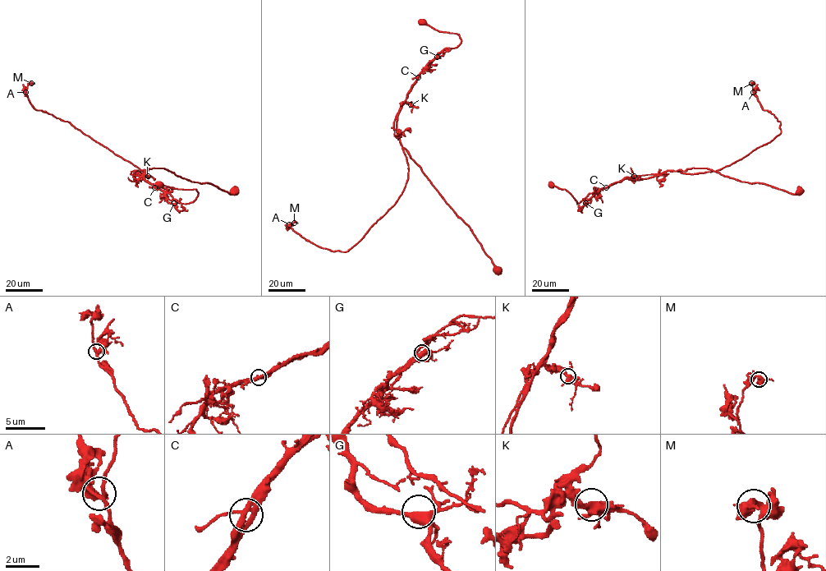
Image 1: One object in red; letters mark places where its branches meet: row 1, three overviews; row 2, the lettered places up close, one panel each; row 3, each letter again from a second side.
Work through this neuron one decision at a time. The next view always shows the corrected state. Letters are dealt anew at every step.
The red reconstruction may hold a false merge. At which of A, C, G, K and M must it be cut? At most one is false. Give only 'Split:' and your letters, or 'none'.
Split: C

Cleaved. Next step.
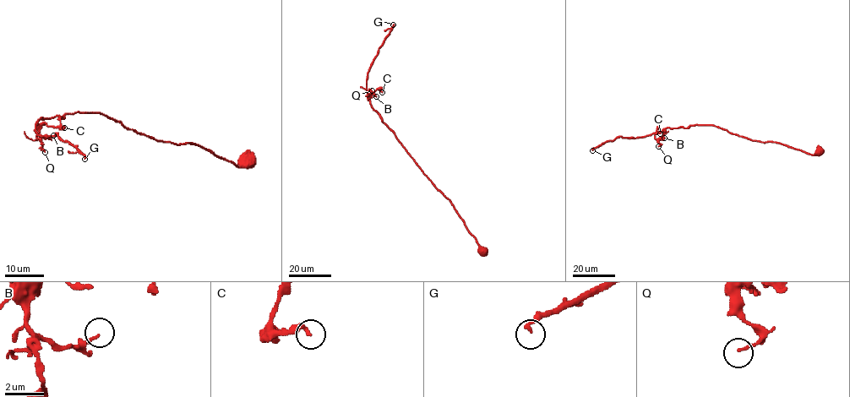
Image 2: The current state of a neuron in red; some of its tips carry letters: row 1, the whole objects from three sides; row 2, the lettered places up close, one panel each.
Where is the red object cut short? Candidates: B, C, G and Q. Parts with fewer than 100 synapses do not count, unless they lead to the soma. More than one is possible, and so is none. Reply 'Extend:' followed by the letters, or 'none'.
Extend: G

